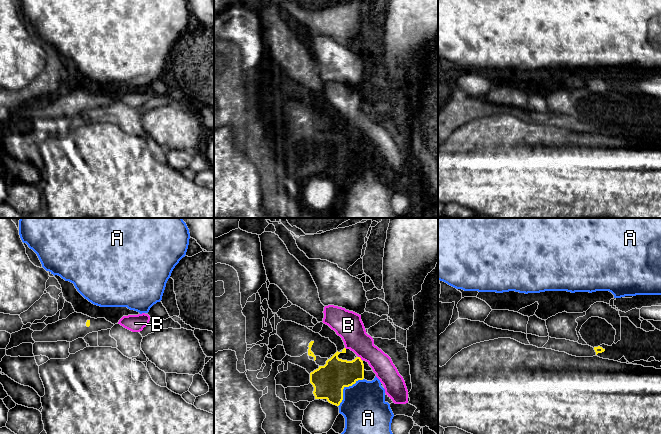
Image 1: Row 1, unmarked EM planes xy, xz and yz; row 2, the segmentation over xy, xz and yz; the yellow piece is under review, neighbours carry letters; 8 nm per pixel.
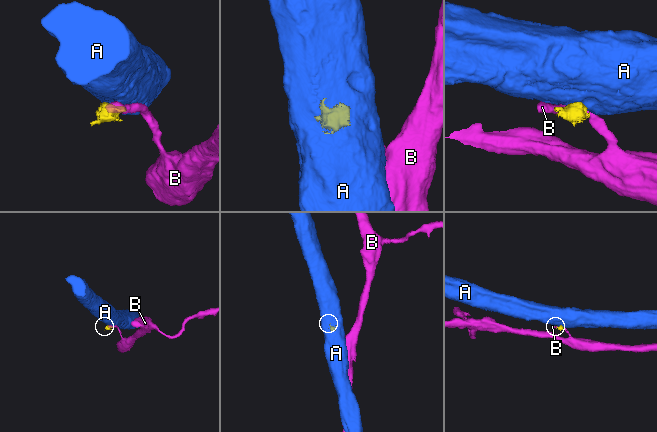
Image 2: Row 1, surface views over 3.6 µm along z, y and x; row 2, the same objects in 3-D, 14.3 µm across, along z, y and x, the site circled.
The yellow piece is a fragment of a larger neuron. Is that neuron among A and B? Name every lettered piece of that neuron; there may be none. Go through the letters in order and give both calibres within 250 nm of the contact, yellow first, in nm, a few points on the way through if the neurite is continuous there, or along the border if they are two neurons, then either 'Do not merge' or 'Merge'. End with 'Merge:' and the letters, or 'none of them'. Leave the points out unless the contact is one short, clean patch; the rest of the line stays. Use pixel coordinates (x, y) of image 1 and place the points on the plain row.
A: Thickness 260 nm (yellow) against 360 nm. Boundary: xz (363, 154), (343, 165), (343, 175), (338, 182). Do not merge
B: Thickness 240 nm (yellow) against 220 nm. Boundary: xz (358, 132), (361, 136). Do not merge
Merge: none of them

